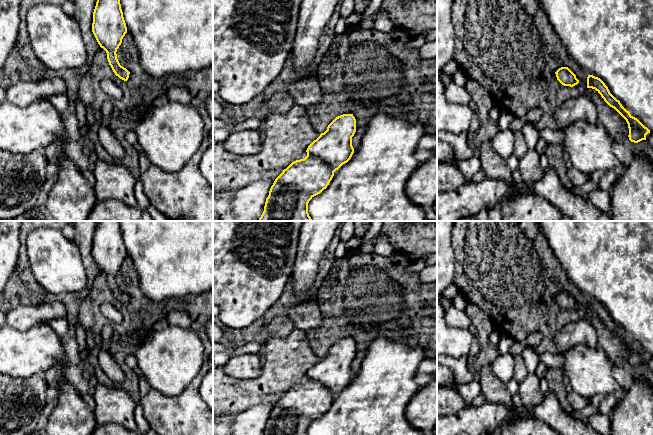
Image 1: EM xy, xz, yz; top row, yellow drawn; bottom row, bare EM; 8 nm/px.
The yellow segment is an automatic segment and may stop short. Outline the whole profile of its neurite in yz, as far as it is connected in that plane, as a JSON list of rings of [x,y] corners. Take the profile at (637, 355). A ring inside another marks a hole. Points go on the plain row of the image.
[[[588,299],[587,312],[595,313],[604,325],[626,344],[629,352],[628,361],[631,366],[638,367],[642,364],[646,364],[646,359],[650,357],[650,354],[622,330],[620,325],[610,317],[608,311],[600,302]]]

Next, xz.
[[[353,338],[336,341],[324,357],[307,372],[304,383],[292,386],[275,403],[266,422],[264,435],[308,435],[309,425],[327,412],[334,396],[347,387],[353,377],[352,361],[356,356],[356,343]]]

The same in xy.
[[[98,221],[93,236],[92,256],[100,271],[106,275],[115,299],[127,305],[130,296],[120,289],[116,278],[127,257],[120,221]]]

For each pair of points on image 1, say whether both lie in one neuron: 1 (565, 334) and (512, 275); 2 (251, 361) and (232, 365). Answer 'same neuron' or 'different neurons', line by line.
1: different neurons
2: same neuron

